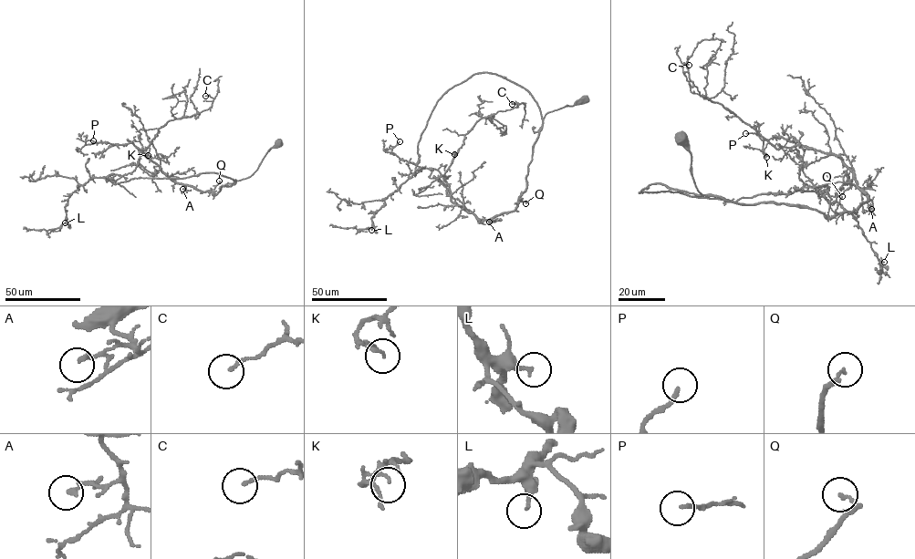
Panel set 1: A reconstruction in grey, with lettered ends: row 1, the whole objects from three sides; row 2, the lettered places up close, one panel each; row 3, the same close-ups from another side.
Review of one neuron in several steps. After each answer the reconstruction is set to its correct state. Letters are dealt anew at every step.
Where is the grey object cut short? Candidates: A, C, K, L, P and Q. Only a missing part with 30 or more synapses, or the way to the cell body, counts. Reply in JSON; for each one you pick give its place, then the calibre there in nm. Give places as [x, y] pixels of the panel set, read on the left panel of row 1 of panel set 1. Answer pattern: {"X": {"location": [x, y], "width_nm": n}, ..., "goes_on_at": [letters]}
{"Q": {"location": [219, 181], "width_nm": 120}, "goes_on_at": ["Q"]}

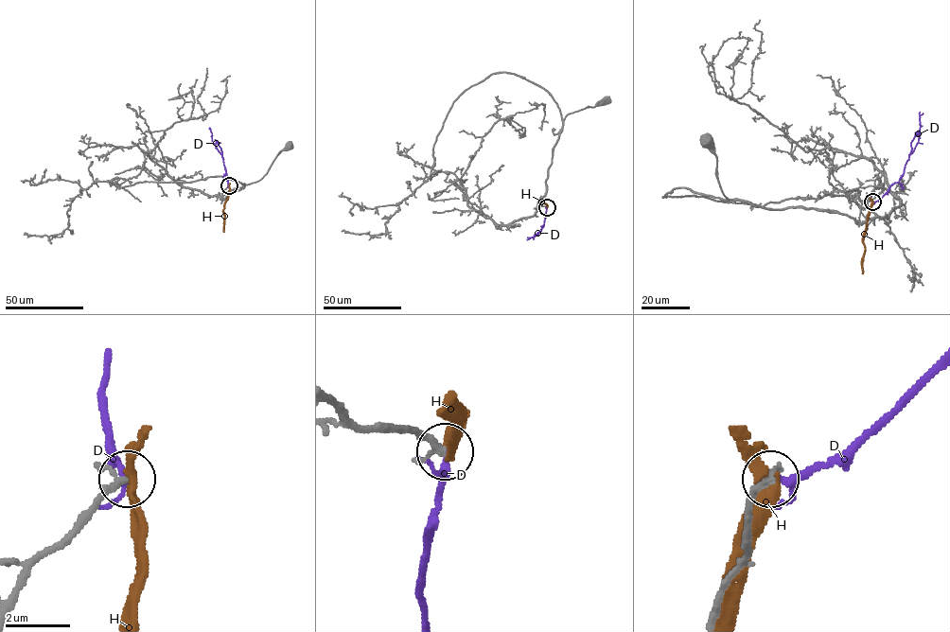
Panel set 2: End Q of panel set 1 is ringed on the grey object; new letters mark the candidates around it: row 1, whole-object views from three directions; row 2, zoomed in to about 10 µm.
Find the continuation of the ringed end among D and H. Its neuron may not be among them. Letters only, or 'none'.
D

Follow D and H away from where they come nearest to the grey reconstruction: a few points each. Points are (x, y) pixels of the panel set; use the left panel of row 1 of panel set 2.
D: (229, 185), (223, 158), (212, 141), (209, 129)
H: (229, 185), (222, 210), (223, 232)

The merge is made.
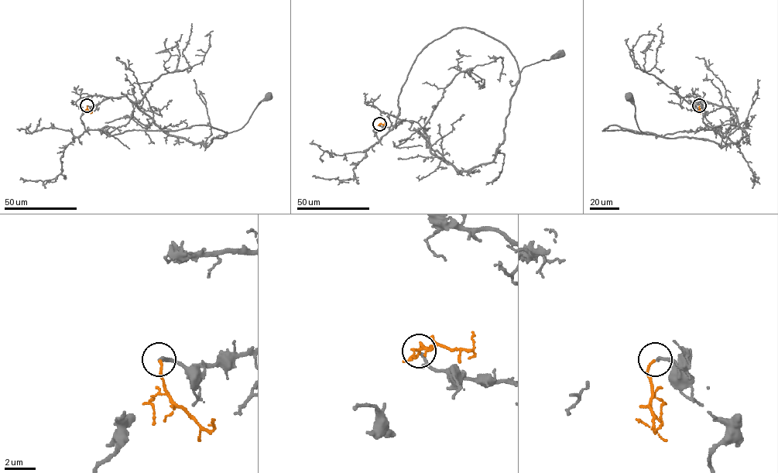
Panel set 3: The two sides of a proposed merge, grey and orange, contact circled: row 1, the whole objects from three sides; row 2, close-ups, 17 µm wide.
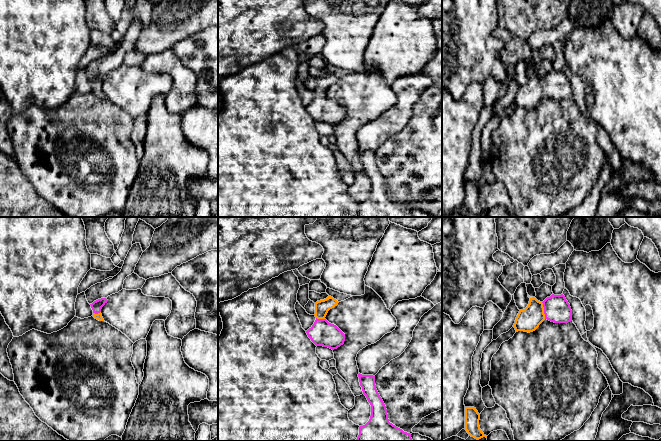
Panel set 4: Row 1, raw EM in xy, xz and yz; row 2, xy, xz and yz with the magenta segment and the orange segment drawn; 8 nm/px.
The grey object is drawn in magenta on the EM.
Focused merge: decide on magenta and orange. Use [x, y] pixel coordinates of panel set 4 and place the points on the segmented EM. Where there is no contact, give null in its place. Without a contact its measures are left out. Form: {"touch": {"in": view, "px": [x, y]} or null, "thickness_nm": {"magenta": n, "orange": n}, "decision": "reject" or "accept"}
{"touch": {"in": "yz", "px": [544, 310]}, "thickness_nm": {"magenta": 200, "orange": 190}, "decision": "accept"}

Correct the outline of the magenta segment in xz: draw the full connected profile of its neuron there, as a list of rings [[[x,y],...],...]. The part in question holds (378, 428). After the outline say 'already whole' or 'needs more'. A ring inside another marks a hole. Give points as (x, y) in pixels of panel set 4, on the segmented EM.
[[[358,374],[363,394],[371,405],[369,421],[359,427],[355,441],[413,441],[411,434],[389,422],[386,406],[380,397],[375,376]]]; already whole

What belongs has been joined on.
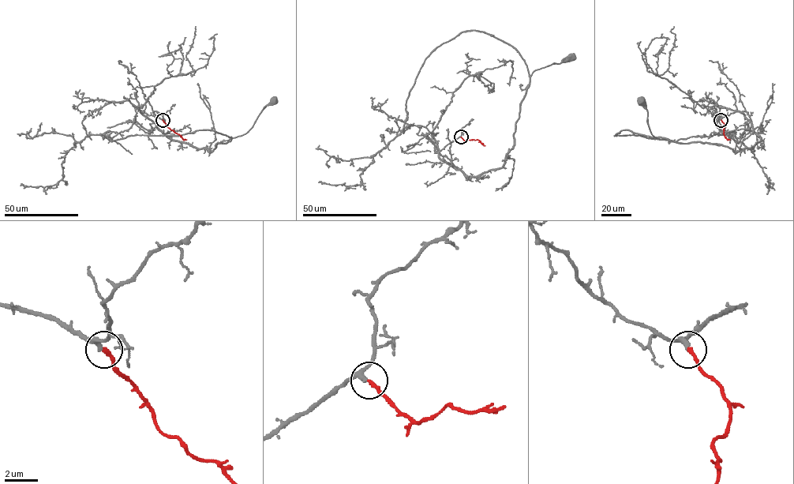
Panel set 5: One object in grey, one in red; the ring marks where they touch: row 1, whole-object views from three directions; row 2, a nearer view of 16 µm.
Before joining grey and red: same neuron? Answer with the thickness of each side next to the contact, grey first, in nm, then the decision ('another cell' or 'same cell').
240/240 nm | same cell

